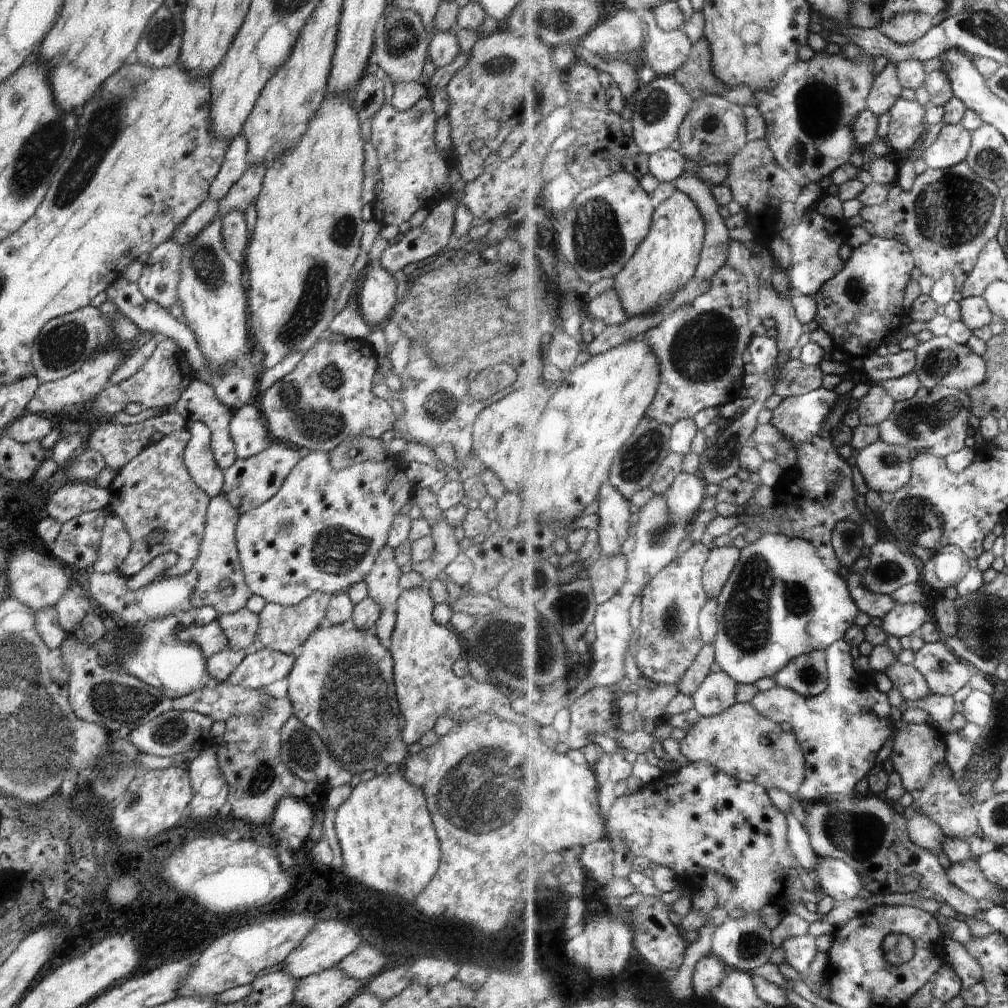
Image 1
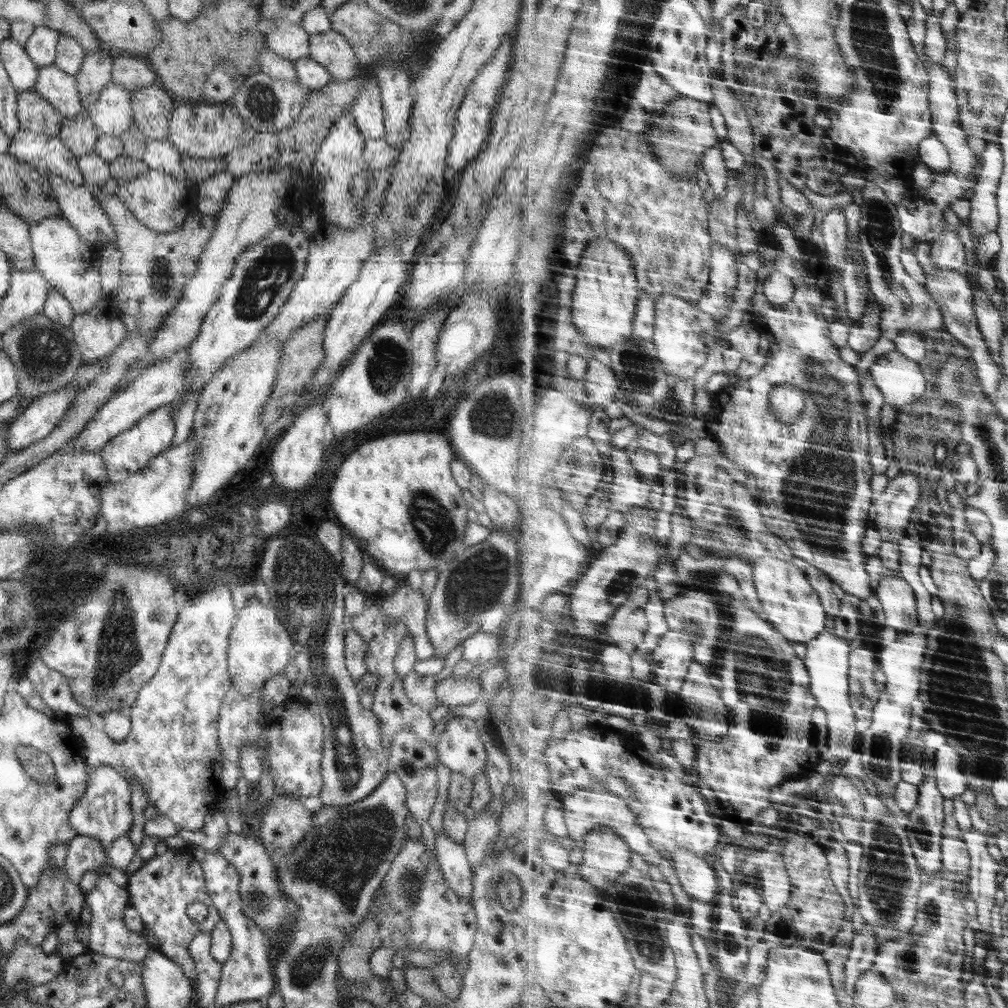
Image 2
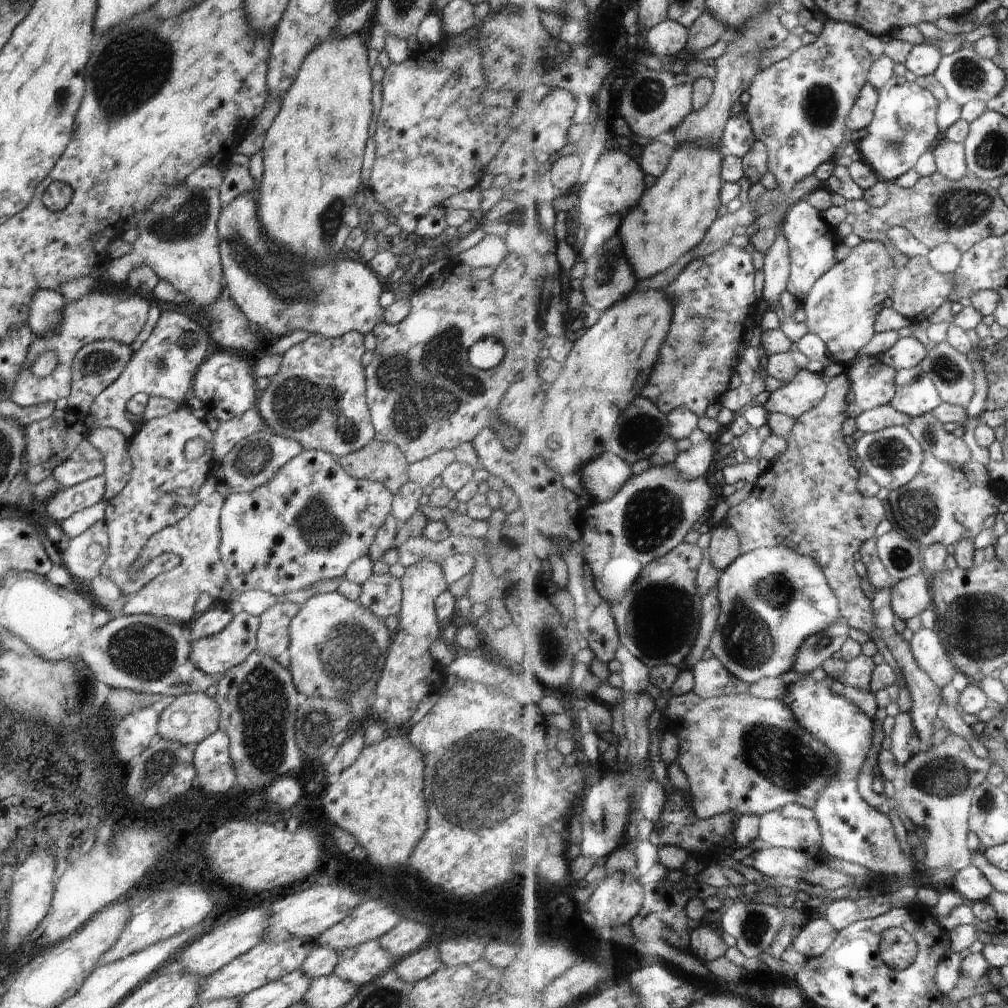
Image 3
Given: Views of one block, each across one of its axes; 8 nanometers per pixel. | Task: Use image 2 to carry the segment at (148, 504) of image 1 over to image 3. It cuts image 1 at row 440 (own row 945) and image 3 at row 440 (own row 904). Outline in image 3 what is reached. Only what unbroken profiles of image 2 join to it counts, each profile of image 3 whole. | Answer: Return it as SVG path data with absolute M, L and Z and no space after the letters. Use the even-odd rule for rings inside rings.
M180 406L165 417L143 420L143 427L133 436L127 448L132 463L131 476L122 492L110 499L105 508L104 521L109 528L109 547L101 568L101 574L114 582L125 598L137 593L159 574L168 572L181 563L178 555L164 553L144 565L137 572L137 577L131 579L134 563L150 537L163 528L180 522L196 506L198 491L210 472L214 437L215 432L210 430L207 422L196 418L192 409L186 406ZM192 438L206 440L206 454L198 460L189 461L183 450L186 441ZM169 493L177 496L177 503L173 507L161 501Z

